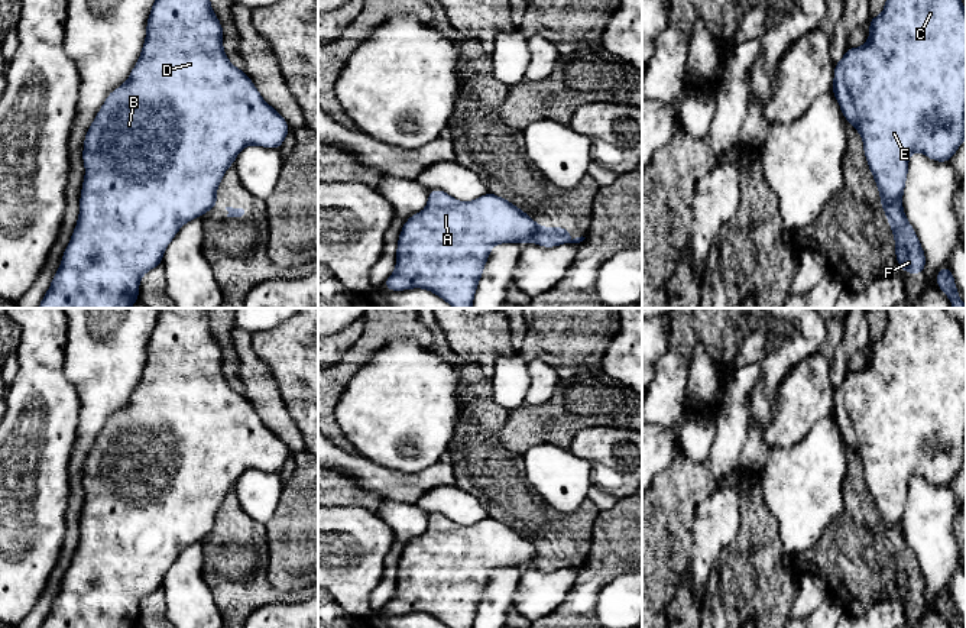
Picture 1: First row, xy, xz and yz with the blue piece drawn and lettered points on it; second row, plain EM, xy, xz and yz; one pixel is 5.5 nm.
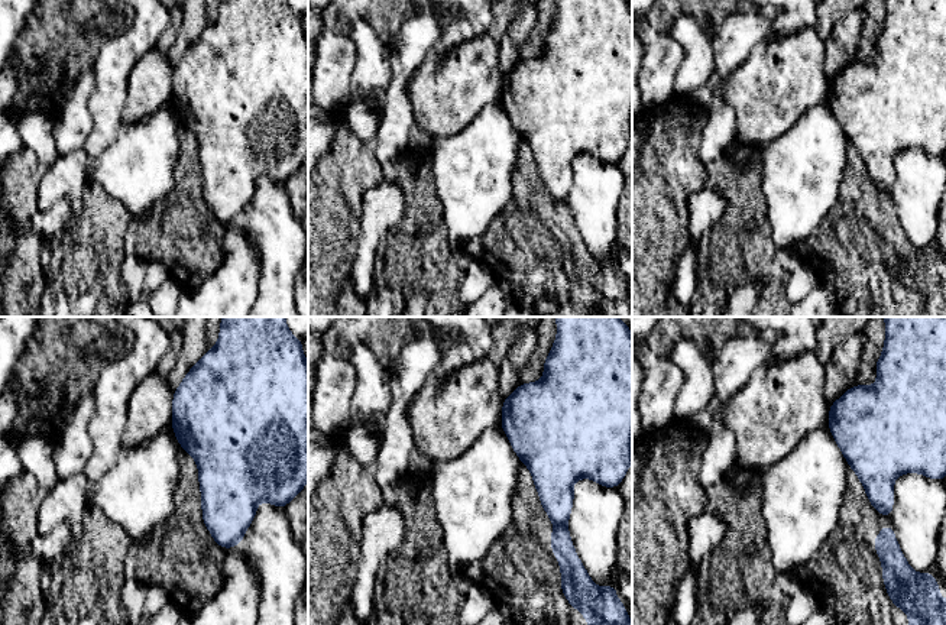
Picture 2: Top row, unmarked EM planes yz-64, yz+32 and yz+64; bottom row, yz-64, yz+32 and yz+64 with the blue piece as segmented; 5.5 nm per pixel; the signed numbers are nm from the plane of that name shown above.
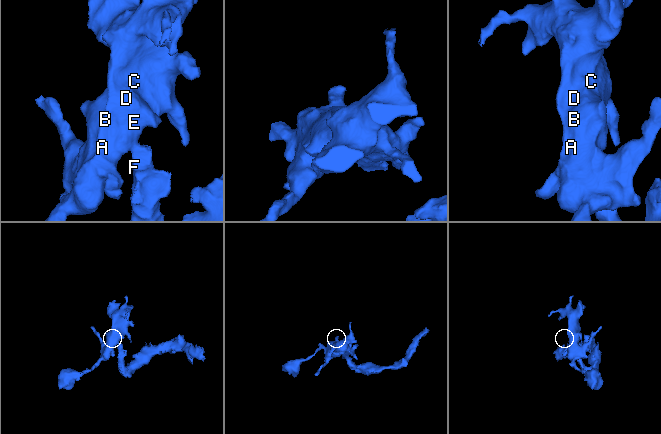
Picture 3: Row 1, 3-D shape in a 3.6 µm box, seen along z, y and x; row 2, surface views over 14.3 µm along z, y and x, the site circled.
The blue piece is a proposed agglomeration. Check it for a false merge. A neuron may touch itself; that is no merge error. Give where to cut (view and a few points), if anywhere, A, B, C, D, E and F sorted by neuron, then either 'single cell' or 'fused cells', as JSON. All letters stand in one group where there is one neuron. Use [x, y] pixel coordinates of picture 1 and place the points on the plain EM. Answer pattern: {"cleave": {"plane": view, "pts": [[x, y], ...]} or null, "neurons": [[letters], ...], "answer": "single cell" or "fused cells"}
{"cleave": {"plane": "yz", "pts": [[900, 523], [881, 527]]}, "neurons": [["A", "B", "C", "D", "E"], ["F"]], "answer": "fused cells"}

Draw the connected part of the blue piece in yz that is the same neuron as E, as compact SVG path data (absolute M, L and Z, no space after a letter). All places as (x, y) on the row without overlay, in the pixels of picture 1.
M885 308L886 327L884 336L878 341L869 343L868 368L859 372L849 372L845 381L834 389L833 418L840 430L840 434L850 450L862 460L863 476L869 493L875 502L876 512L881 519L881 527L901 524L904 519L905 505L908 499L908 485L912 476L923 476L927 482L936 486L949 486L962 466L966 463L966 334L963 323L952 317L946 308Z

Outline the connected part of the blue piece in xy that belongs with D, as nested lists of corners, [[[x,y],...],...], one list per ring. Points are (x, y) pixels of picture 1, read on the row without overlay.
[[[159,308],[159,317],[148,341],[142,378],[127,405],[107,420],[84,462],[82,485],[85,501],[81,512],[78,546],[62,579],[61,590],[40,628],[134,628],[139,625],[140,602],[148,595],[161,590],[166,570],[185,547],[195,541],[202,541],[210,534],[221,502],[228,491],[234,489],[239,476],[249,469],[269,473],[282,470],[289,457],[288,446],[262,423],[247,398],[228,385],[223,373],[223,359],[223,350],[211,333],[210,308]]]

